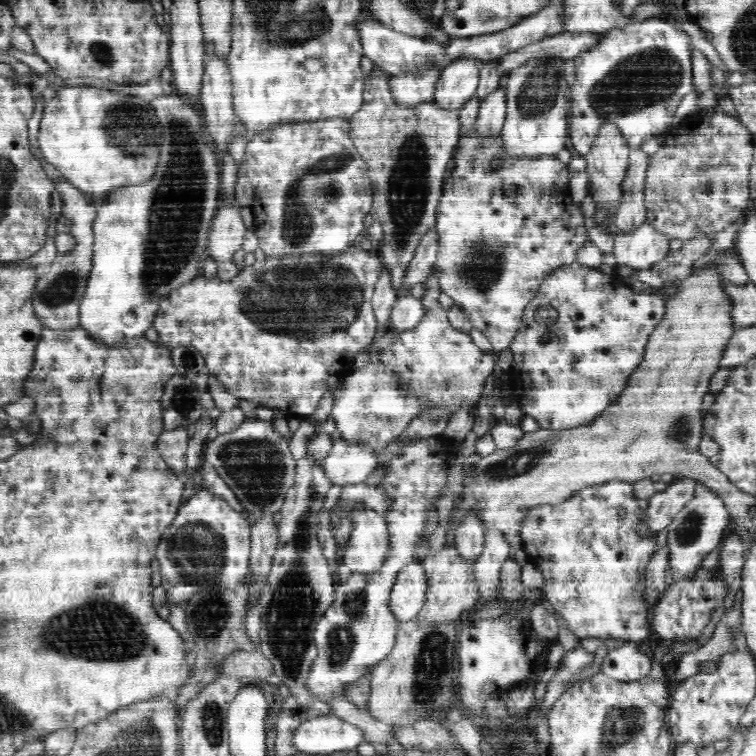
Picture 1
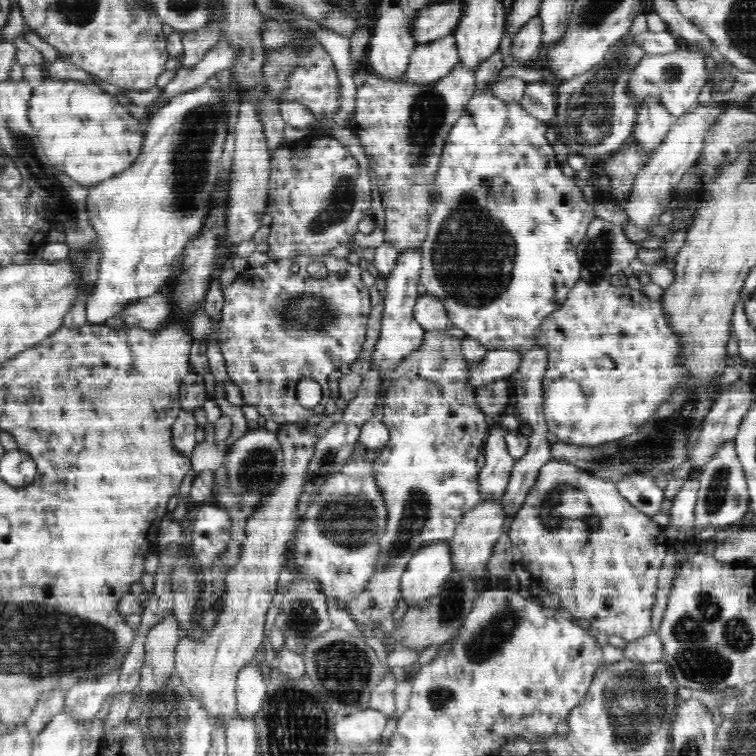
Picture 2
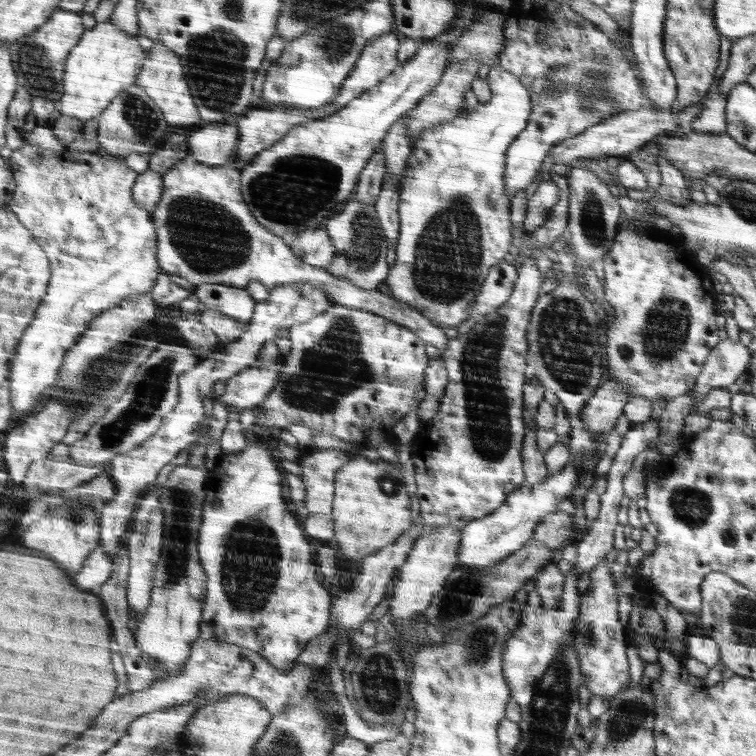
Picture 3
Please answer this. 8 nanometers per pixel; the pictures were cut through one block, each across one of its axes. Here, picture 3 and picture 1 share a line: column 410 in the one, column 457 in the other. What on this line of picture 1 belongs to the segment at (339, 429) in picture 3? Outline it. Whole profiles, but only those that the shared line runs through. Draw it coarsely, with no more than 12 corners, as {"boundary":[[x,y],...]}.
{"boundary":[[436,265],[422,320],[380,350],[421,412],[473,411],[496,354],[449,323]]}

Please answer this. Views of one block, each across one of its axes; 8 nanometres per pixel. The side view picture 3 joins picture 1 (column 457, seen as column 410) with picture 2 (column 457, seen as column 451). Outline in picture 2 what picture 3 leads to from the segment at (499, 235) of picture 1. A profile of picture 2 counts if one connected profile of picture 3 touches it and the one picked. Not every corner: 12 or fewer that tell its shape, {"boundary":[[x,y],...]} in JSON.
{"boundary":[[476,91],[421,284],[524,355],[595,220],[550,126]]}

